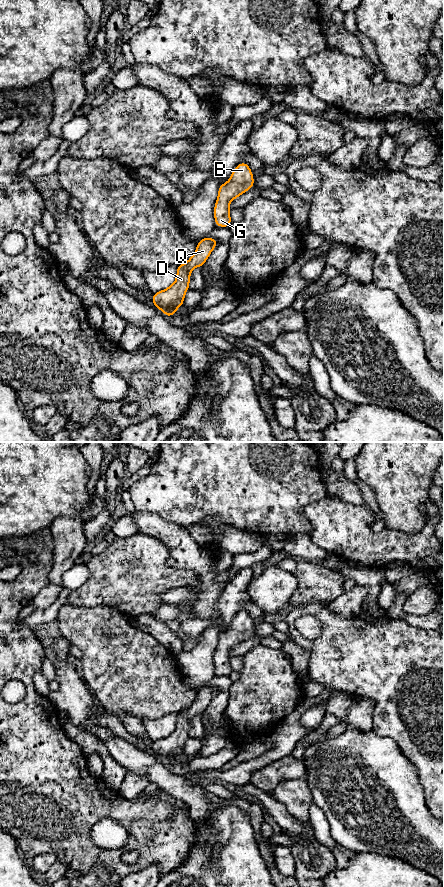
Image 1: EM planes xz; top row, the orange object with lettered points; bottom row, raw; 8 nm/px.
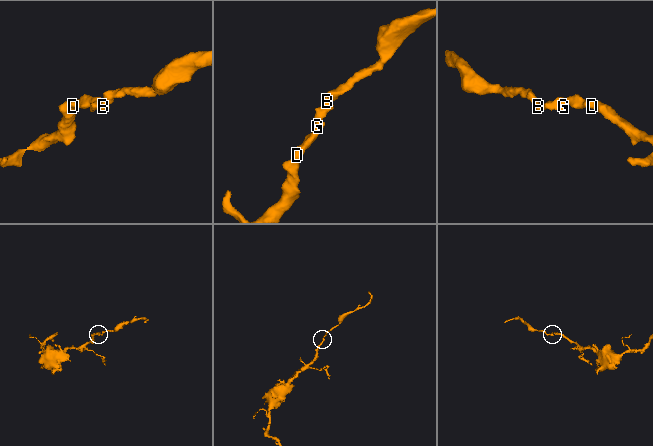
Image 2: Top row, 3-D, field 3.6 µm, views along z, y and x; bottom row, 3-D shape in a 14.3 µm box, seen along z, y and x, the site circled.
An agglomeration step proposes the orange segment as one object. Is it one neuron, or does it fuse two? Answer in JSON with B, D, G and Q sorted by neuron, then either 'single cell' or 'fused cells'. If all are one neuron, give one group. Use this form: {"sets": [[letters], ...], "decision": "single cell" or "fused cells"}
{"sets": [["B", "D", "G", "Q"]], "decision": "single cell"}

